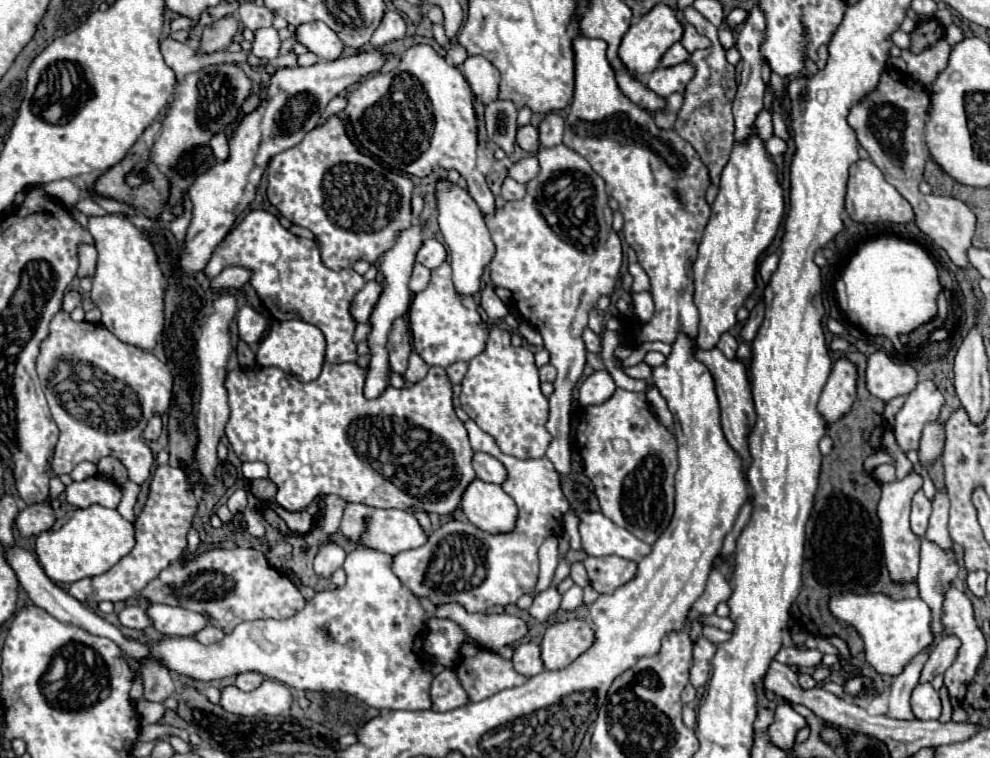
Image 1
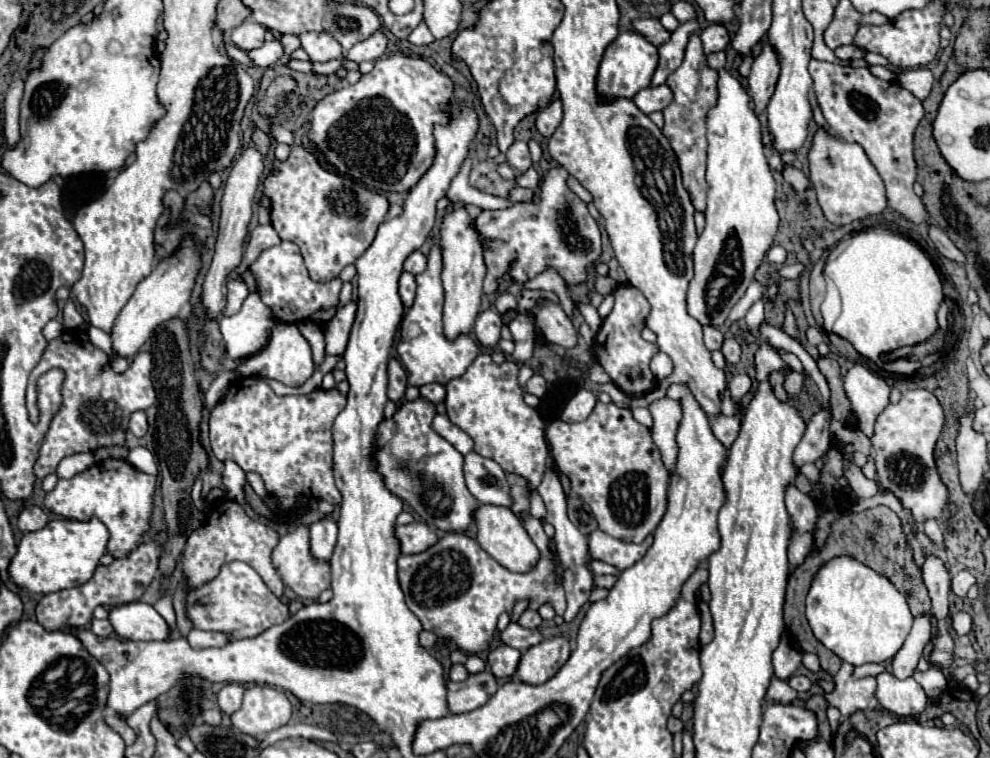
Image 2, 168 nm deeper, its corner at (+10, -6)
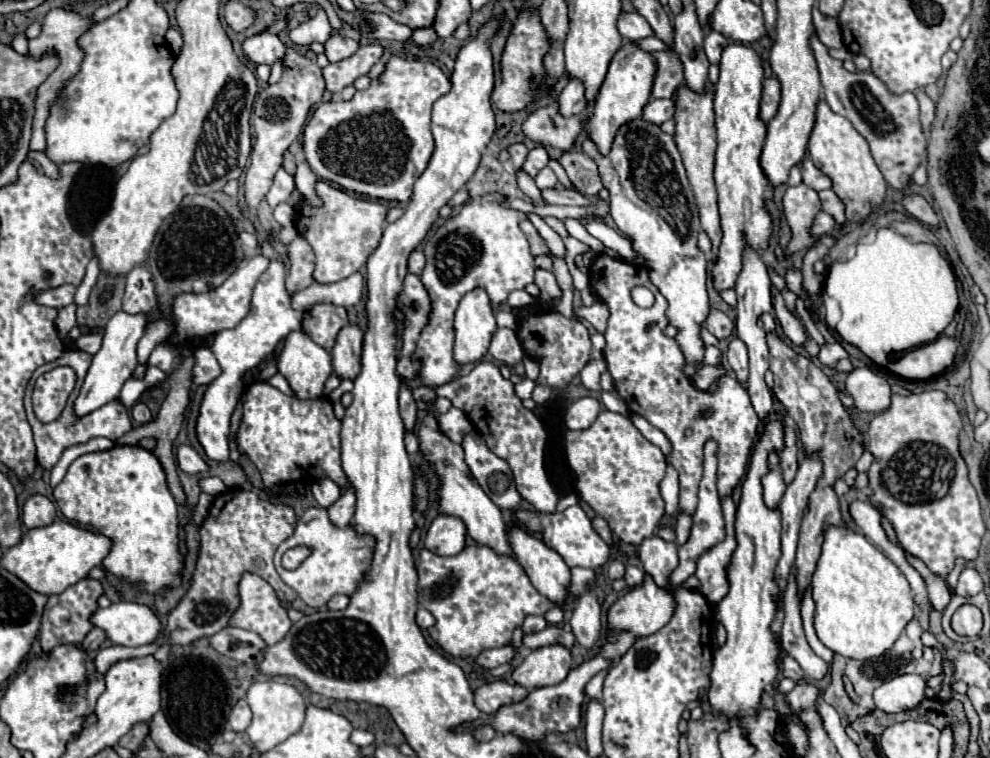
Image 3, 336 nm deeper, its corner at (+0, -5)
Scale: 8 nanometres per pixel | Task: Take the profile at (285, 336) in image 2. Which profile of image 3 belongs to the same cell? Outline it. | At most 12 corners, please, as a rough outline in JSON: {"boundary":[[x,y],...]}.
{"boundary":[[291,332],[277,370],[295,396],[323,396],[333,372],[329,352],[305,332]]}

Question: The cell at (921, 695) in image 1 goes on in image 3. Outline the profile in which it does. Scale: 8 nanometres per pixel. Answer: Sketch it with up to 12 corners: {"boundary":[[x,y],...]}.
{"boundary":[[919,674],[897,676],[873,692],[883,712],[907,712],[925,702]]}

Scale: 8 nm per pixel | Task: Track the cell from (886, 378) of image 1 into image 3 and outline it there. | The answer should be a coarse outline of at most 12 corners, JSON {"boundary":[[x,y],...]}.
{"boundary":[[855,368],[845,390],[861,412],[879,414],[891,404],[889,382]]}

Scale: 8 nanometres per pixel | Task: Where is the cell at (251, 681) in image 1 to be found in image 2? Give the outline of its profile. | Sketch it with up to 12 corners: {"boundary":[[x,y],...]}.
{"boundary":[[227,683],[219,691],[219,707],[233,715],[241,707],[243,687]]}

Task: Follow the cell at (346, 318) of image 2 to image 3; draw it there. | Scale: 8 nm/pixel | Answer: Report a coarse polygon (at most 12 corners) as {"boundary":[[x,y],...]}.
{"boundary":[[347,324],[331,350],[339,378],[359,374],[363,330]]}

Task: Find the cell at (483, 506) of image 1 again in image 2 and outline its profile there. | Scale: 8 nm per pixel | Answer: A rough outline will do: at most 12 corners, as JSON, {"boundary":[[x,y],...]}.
{"boundary":[[481,505],[477,541],[509,571],[541,559],[511,509]]}

